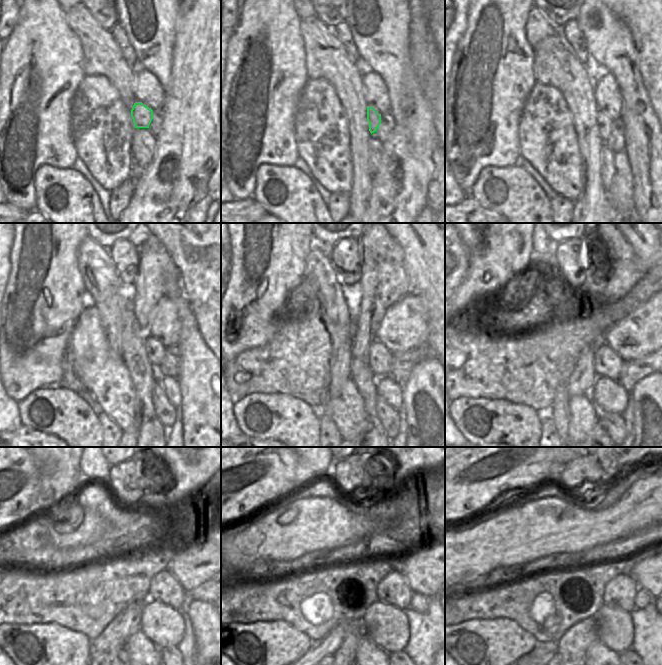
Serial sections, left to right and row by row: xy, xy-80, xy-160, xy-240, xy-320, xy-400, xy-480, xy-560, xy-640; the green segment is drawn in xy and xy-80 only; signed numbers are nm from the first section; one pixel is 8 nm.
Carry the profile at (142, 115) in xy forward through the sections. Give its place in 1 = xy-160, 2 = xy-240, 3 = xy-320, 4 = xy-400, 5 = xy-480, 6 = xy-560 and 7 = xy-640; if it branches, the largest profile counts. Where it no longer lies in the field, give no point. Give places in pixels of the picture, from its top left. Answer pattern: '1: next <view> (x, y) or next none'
1: next xy-160 (604, 123)
2: next xy-240 (155, 350)
3: next xy-320 (380, 359)
4: next xy-400 (608, 363)
5: next xy-480 (164, 586)
6: next xy-560 (393, 589)
7: next xy-640 (620, 592)

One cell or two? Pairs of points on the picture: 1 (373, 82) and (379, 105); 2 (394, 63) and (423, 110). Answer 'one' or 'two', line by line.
1: one
2: two

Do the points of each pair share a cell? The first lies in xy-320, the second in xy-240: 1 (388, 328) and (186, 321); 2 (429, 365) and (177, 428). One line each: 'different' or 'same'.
1: different
2: different

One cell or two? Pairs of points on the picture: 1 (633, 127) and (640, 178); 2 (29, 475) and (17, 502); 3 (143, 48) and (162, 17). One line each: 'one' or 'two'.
1: one
2: one
3: one

